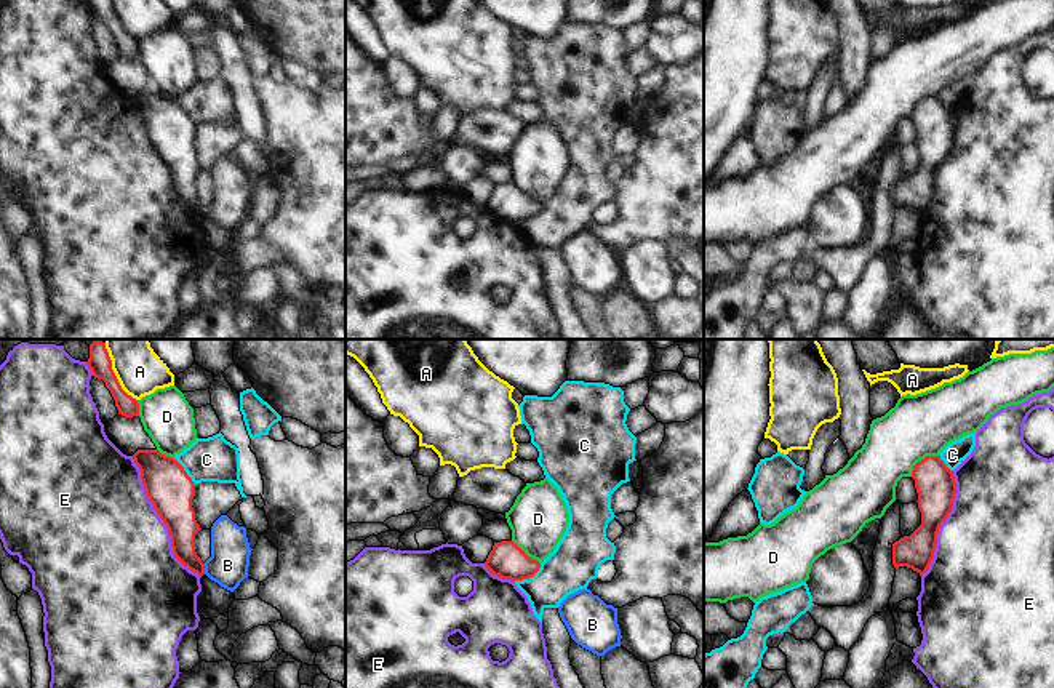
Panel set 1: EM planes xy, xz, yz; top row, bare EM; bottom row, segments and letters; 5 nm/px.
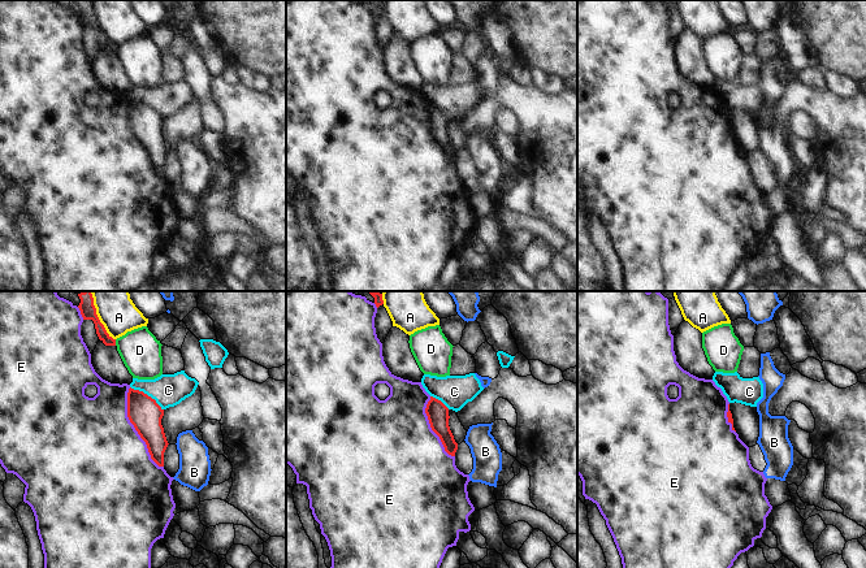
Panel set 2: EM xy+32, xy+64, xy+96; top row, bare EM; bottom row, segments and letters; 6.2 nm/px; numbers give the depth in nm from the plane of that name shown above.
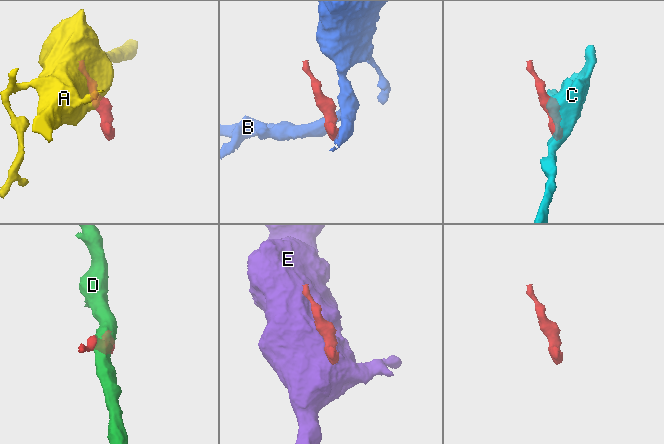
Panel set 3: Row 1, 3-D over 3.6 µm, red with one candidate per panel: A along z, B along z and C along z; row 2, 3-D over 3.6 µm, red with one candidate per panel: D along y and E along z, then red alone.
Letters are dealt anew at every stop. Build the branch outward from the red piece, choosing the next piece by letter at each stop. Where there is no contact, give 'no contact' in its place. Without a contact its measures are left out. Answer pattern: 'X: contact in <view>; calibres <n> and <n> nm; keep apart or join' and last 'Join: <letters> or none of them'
A: contact in xy; calibres 120 and 240 nm; keep apart
B: contact in xy; calibres 150 and 200 nm; keep apart
C: contact in xz; calibres 180 and 240 nm; keep apart
D: contact in yz; calibres 200 and 320 nm; keep apart
E: contact in xy; calibres 240 and 500 nm; keep apart
Join: none of them

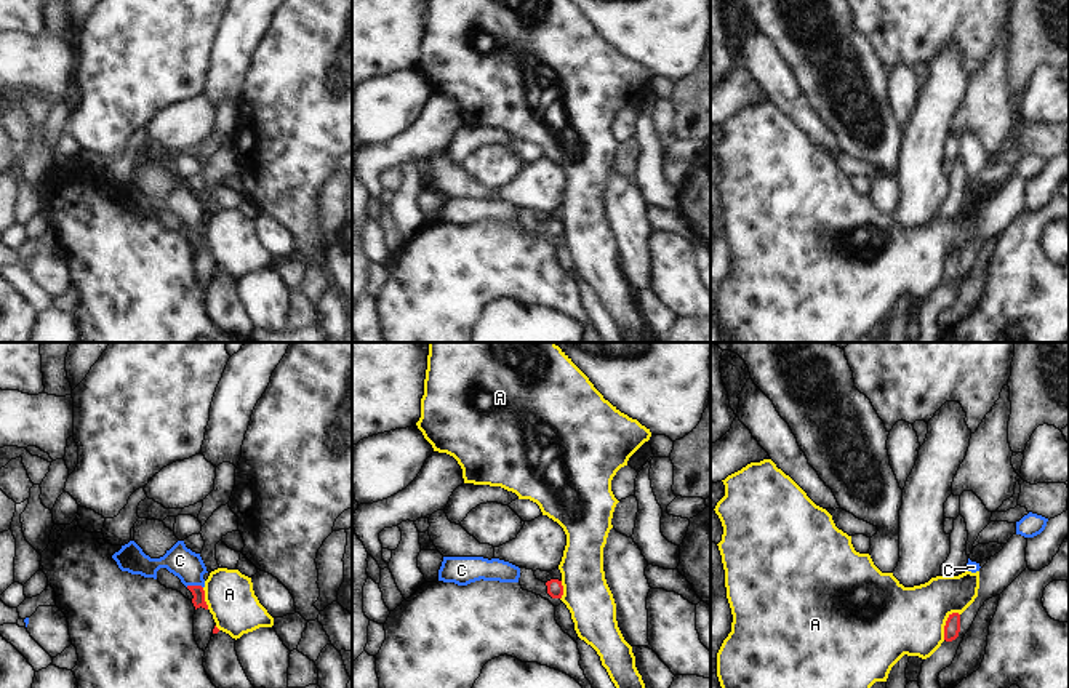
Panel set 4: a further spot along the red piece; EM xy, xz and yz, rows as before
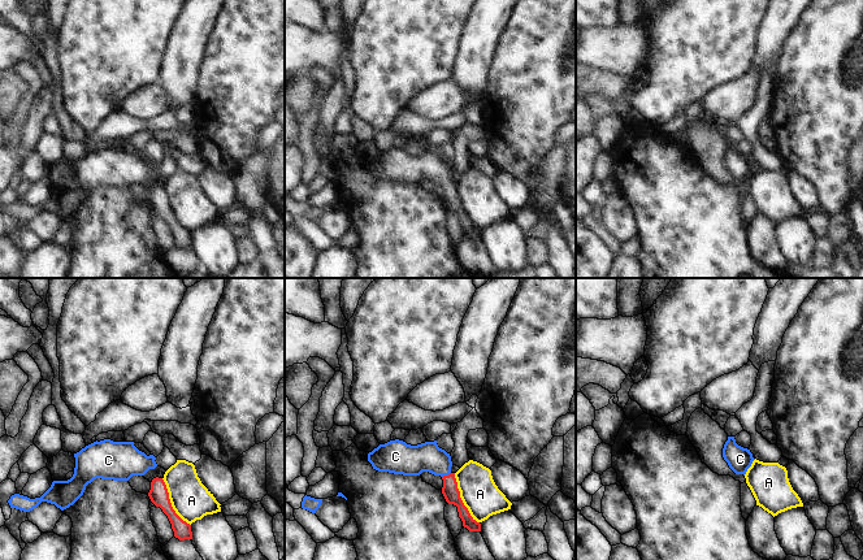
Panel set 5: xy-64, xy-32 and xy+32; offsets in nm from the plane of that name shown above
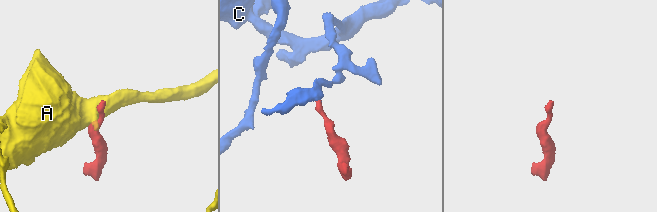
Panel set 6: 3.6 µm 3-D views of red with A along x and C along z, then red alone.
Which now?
A: contact in yz; calibres 80 and 340 nm; keep apart
C: contact in xy; calibres 60 and 150 nm; join
Join: C

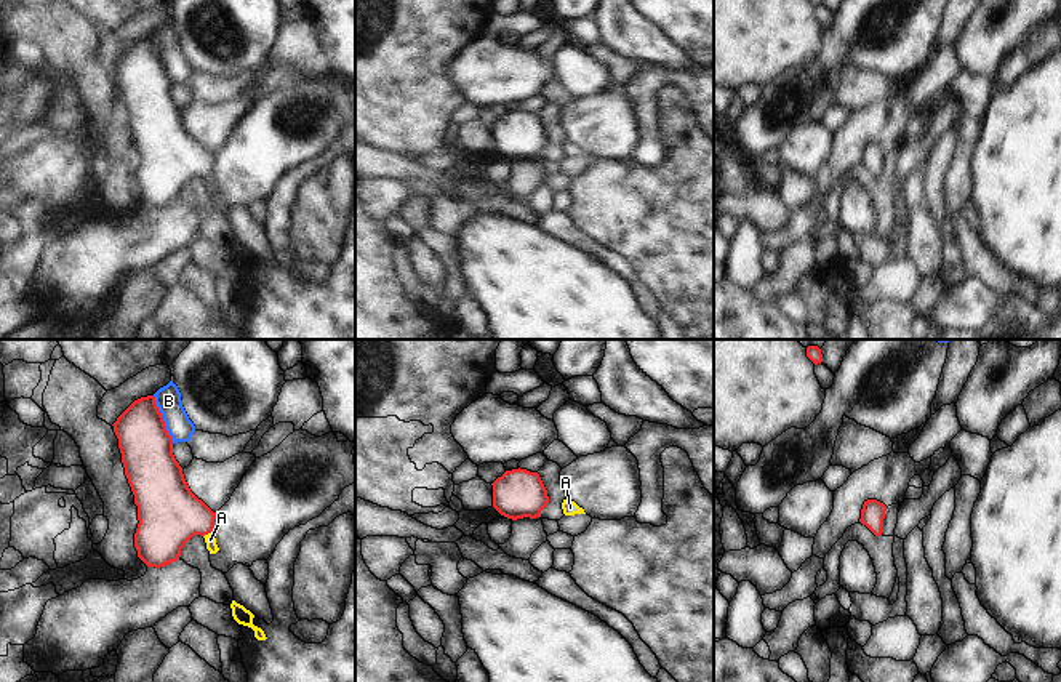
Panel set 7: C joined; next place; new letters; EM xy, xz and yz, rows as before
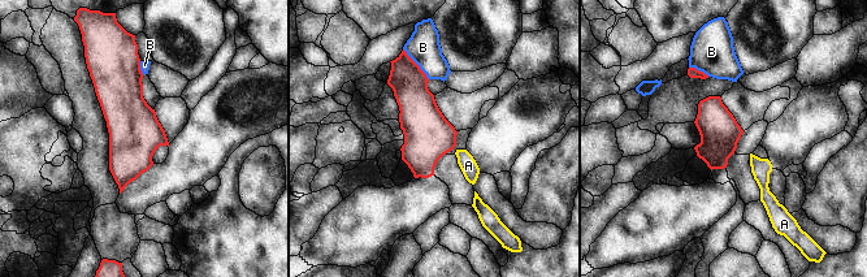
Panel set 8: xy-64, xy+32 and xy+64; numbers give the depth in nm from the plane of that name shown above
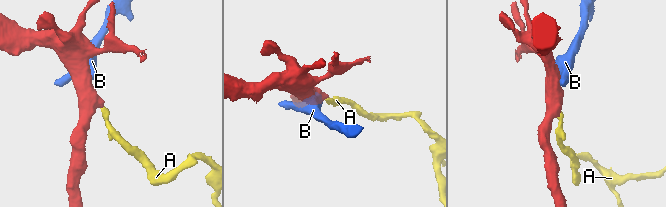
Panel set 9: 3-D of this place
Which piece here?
A: contact in xy; calibres 320 and 60 nm; join
B: contact in xy; calibres 260 and 130 nm; keep apart
Join: A

